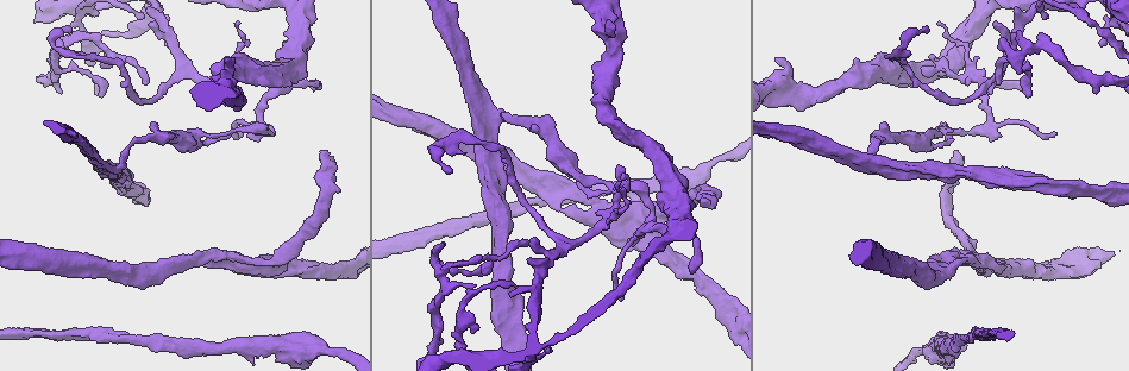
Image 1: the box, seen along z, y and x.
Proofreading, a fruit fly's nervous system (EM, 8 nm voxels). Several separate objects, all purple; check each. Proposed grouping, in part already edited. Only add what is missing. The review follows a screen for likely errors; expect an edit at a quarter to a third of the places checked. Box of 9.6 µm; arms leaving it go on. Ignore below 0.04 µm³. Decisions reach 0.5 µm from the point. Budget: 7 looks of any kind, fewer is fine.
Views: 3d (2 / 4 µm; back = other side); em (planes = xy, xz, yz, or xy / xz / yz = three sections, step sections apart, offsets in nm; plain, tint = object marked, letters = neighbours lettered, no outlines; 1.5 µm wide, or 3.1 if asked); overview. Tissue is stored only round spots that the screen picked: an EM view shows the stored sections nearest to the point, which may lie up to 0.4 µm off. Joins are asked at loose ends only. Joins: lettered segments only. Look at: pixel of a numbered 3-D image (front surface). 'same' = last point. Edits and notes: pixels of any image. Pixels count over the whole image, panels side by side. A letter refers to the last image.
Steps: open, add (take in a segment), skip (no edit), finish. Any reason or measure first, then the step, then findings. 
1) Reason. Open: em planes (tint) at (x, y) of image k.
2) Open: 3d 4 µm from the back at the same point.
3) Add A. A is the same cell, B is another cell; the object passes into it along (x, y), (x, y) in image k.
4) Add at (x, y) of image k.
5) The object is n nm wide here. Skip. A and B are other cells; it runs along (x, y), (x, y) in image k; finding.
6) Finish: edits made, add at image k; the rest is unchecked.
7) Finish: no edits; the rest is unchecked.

Tapers out. Open: 3d 2 µm from the back at (692, 269) of image 1.

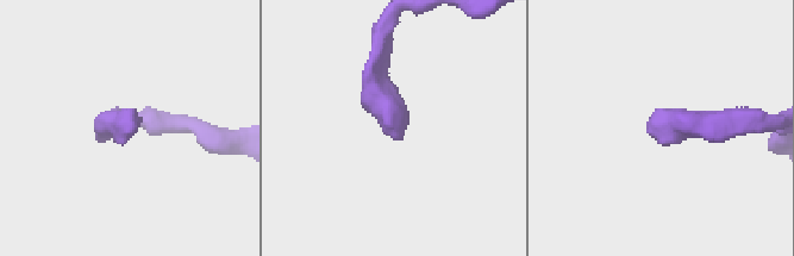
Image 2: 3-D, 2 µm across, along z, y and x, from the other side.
Need the tissue. Open: em xy step 8 (letters) at (130, 136) of image 2.

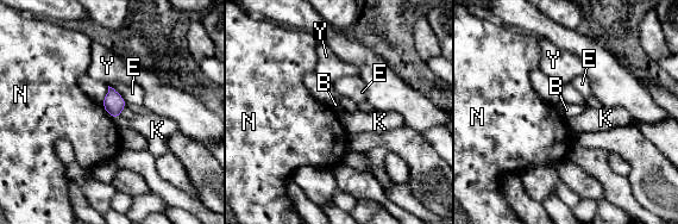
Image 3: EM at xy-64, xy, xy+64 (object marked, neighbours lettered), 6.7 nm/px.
Open: em planes (letters) at the same point.

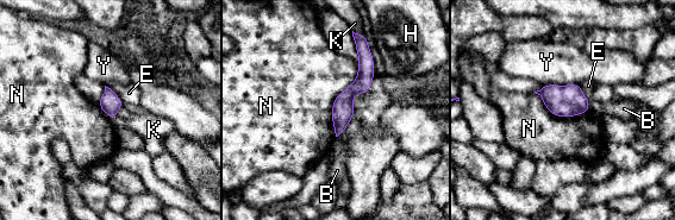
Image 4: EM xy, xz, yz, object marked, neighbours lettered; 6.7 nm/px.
Skip. B, E, H, K, N and Y are other cells; it runs along (361, 46), (364, 77), (337, 130) in image 4; none of them fits.

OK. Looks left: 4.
Thin end. Open: em planes (tint) at (621, 298) of image 1.

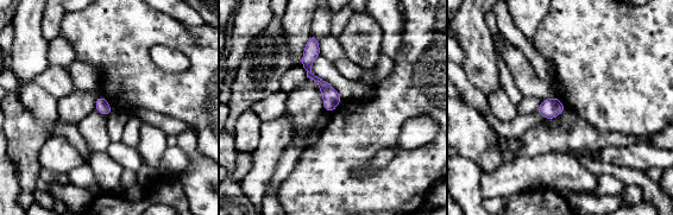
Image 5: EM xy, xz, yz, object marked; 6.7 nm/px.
What lies round it. Open: em planes (letters) at the same point.

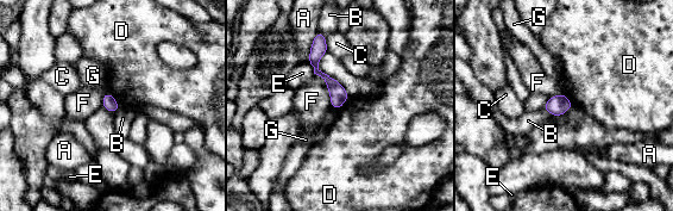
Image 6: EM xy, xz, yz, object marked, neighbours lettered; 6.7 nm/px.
The object is 90 nm wide here. Skip. A, B, C, D, E, F and G are other cells; it runs along (319, 36), (315, 68), (338, 105) in image 6; none of them fits.

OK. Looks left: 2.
Finish: no edits; the rest is unchecked.

